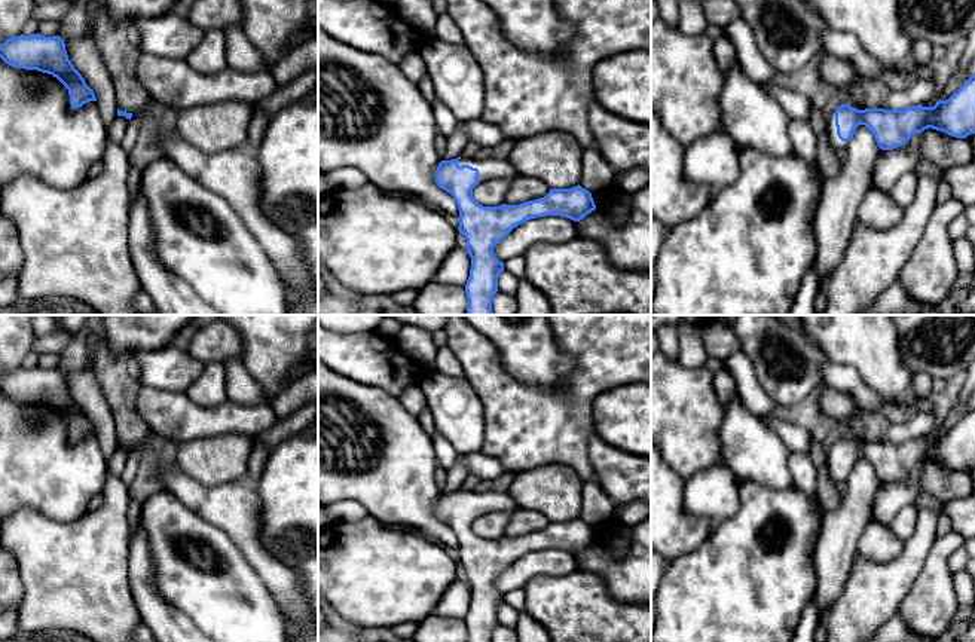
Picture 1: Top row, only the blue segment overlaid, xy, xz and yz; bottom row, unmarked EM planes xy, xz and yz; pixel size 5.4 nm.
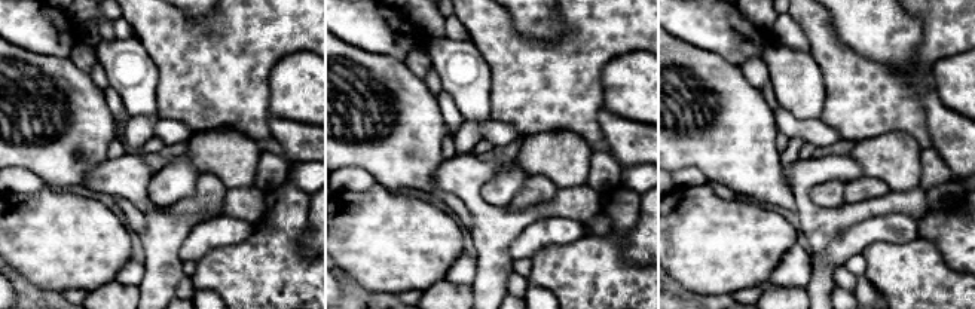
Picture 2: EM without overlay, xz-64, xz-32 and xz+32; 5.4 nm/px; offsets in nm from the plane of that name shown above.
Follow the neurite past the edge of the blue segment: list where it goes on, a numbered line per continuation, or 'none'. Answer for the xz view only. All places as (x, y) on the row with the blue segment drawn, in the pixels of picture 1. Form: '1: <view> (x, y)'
1: xz (489, 168)

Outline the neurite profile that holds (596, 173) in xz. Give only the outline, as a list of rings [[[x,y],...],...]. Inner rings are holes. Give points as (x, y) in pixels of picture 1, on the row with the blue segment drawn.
[[[584,149],[581,156],[580,186],[596,192],[614,183],[614,169],[596,149]]]

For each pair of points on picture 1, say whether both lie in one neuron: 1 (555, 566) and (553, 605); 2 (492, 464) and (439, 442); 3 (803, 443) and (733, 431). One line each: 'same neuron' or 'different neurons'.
1: different neurons
2: same neuron
3: different neurons

